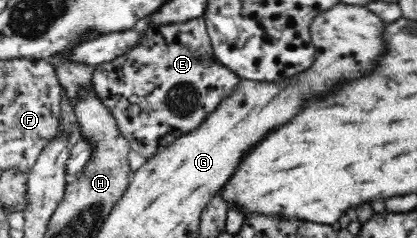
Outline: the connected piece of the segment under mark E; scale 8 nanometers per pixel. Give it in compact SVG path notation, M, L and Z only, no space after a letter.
M202 17L183 23L146 27L143 33L141 43L130 52L96 67L93 89L100 101L110 109L120 135L126 138L130 148L149 159L159 148L198 128L234 92L242 78L223 66L215 57Z

